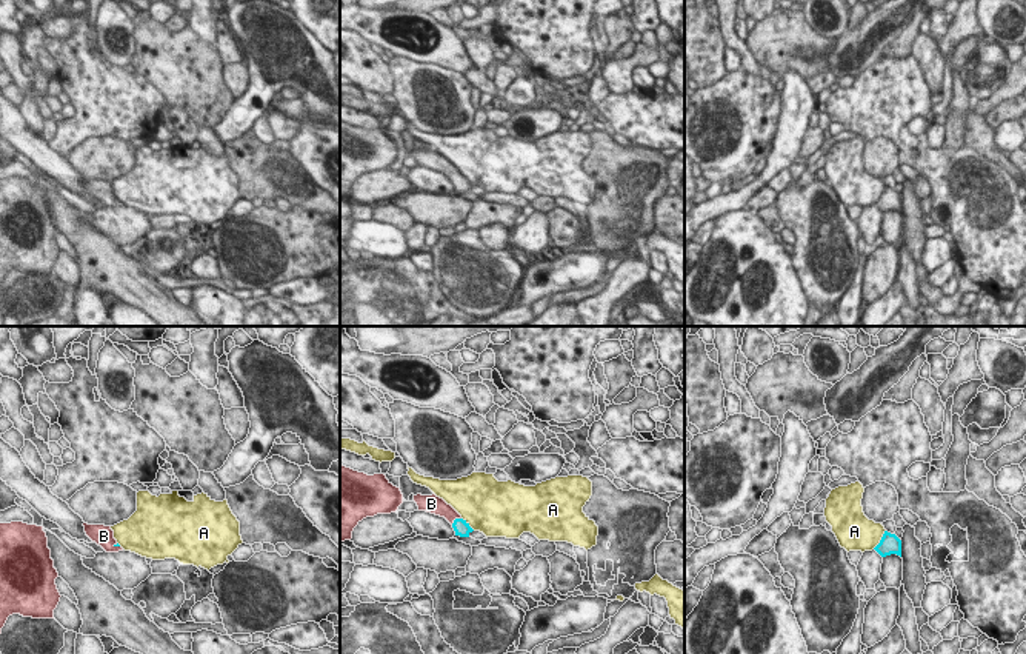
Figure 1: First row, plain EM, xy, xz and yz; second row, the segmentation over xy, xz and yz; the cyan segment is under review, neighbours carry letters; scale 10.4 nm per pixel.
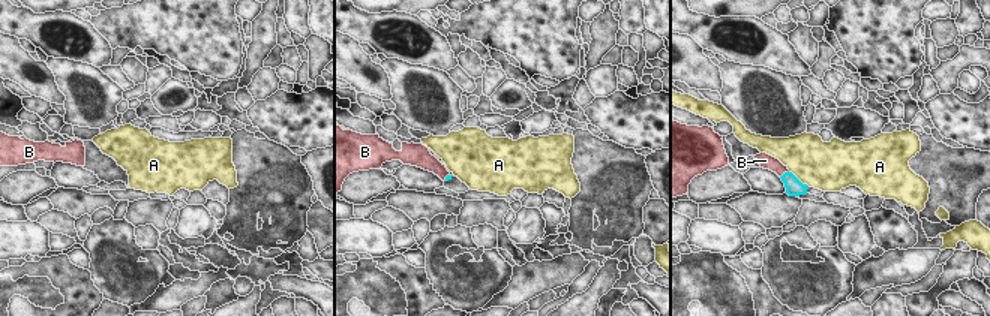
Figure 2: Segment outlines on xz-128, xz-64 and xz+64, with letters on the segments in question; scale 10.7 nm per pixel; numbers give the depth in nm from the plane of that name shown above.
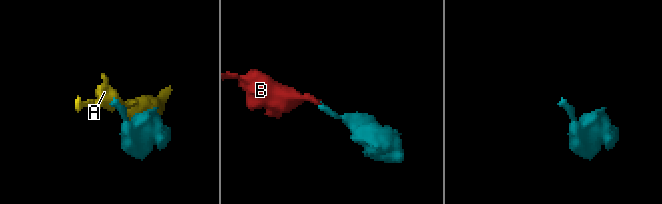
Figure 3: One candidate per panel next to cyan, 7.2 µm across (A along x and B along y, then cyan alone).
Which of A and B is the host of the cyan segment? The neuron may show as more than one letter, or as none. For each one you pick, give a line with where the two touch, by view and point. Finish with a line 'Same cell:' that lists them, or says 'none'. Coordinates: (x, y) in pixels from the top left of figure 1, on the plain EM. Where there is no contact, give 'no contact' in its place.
B: xz (456, 174)
Same cell: B

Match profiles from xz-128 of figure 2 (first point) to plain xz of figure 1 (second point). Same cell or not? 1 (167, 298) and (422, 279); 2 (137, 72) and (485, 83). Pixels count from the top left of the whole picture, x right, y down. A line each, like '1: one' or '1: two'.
1: two
2: two

